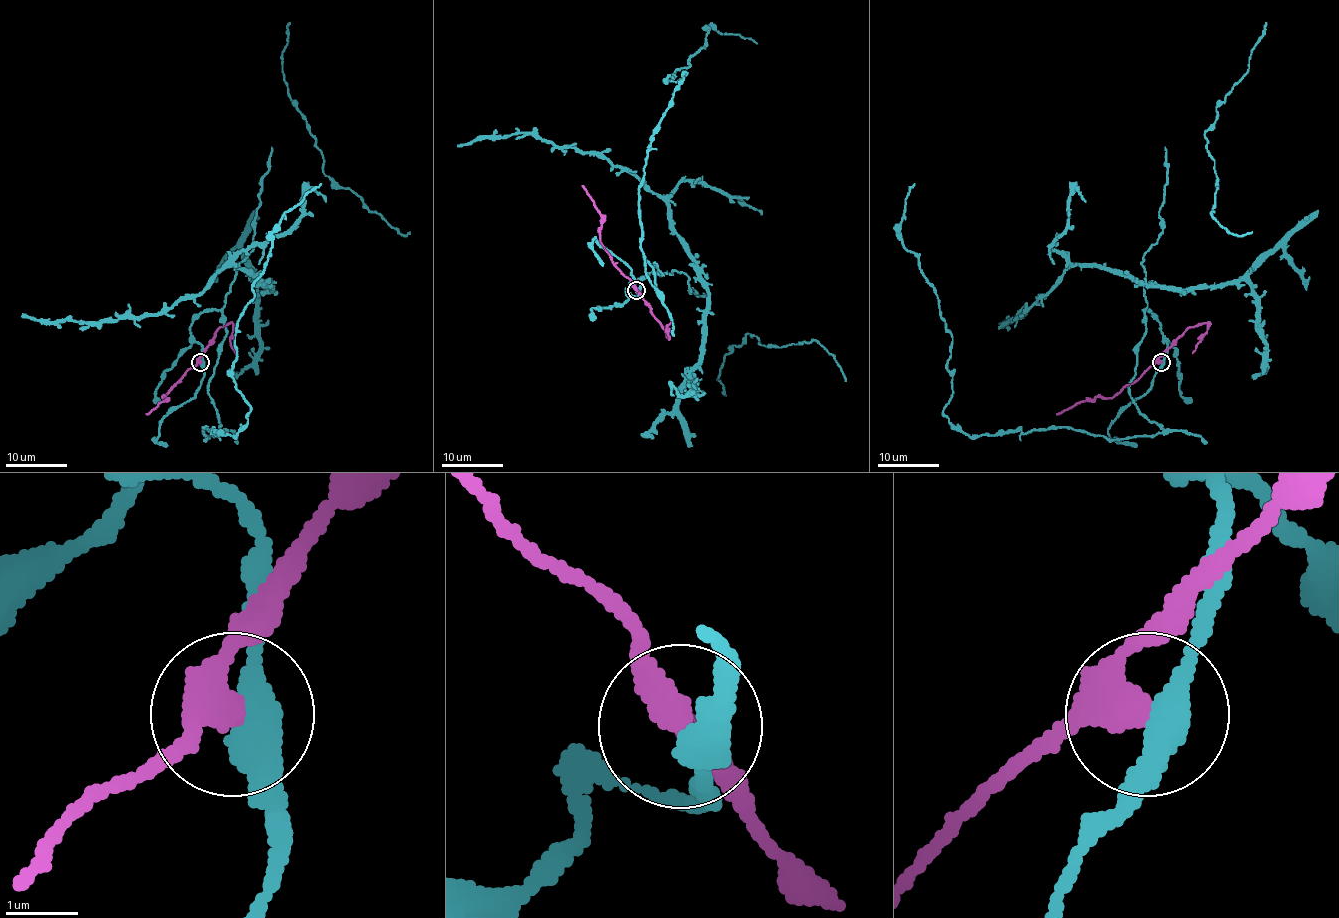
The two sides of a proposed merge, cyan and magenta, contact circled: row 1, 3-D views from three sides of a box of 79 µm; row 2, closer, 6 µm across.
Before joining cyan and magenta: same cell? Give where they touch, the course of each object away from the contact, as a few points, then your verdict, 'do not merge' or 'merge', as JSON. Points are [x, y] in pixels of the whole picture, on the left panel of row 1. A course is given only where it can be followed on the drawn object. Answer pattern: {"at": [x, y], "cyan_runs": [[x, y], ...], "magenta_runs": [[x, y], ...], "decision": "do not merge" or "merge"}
{"at": [200, 362], "cyan_runs": [[201, 362], [190, 325], [219, 310], [220, 432], [202, 427], [233, 437], [240, 314], [274, 229], [321, 183]], "magenta_runs": [[201, 362], [175, 385], [164, 397], [165, 400], [146, 414]], "decision": "do not merge"}

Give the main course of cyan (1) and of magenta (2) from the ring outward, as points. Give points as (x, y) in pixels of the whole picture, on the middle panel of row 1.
1: (637, 290), (663, 273), (644, 258), (656, 290), (638, 185), (685, 72), (667, 78), (710, 27), (757, 43)
2: (637, 290), (600, 241), (601, 214), (582, 185)

